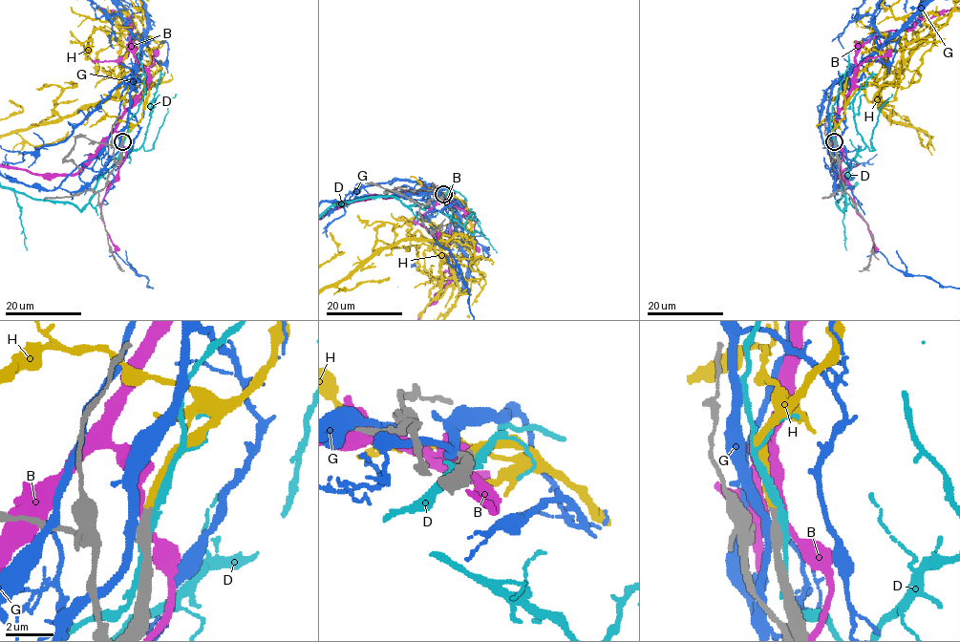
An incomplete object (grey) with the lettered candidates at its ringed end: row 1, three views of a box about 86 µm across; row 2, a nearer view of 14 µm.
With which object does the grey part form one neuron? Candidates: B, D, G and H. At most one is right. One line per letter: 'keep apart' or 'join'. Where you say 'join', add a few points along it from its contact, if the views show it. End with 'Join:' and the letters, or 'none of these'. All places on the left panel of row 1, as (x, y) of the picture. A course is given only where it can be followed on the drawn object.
B: keep apart
D: keep apart
G: keep apart
H: join
Join: H

